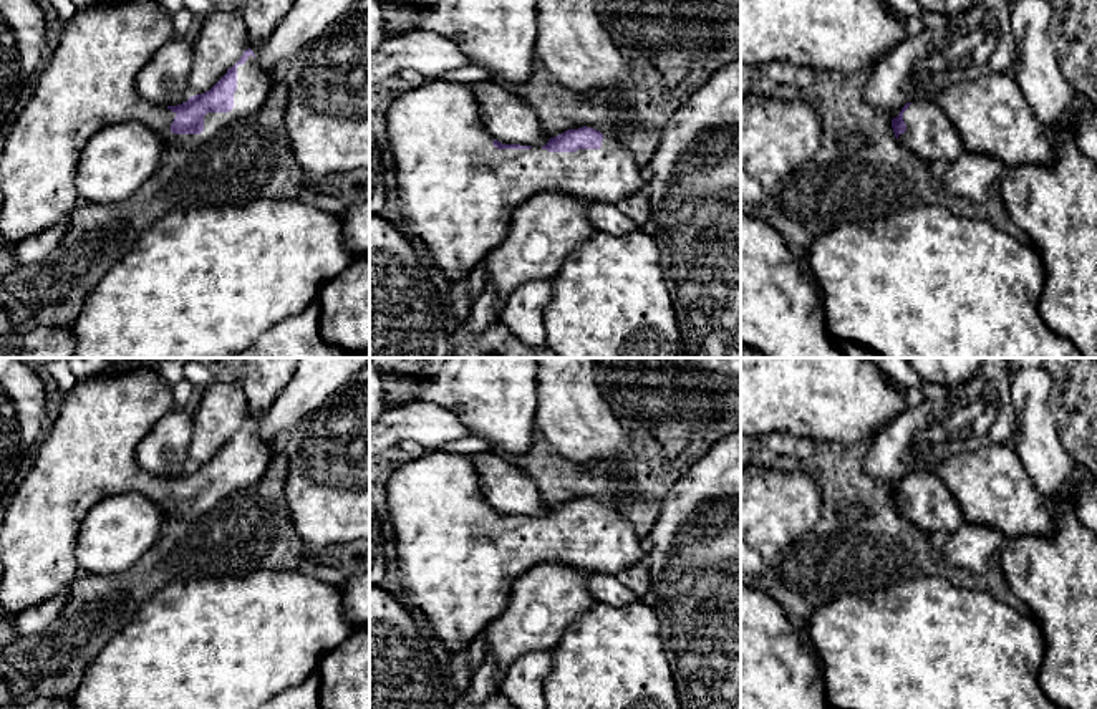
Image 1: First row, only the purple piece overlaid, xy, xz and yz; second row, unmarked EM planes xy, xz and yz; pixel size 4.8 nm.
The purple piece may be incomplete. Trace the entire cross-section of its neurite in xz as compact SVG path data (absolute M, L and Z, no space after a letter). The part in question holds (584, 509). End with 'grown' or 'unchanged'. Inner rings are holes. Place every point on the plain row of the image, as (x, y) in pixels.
M426 452L408 461L386 480L386 514L396 538L401 596L418 606L454 656L507 605L512 583L542 563L563 563L583 572L616 575L645 562L645 540L615 510L593 499L568 500L542 518L502 515L491 507L471 457Z; grown

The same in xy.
M151 364L106 369L94 378L76 381L65 394L48 436L31 452L31 469L12 495L0 528L2 615L15 618L68 591L78 573L78 528L103 499L141 492L156 502L166 517L189 522L204 517L224 497L252 487L265 474L273 447L257 436L250 419L209 462L191 467L182 475L162 479L143 470L136 461L138 446L151 427L174 409L177 406L172 386Z; grown

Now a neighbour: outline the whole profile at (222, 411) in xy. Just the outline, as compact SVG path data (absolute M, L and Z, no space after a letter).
M214 381L204 388L192 416L192 437L187 447L191 465L209 462L249 421L249 403L237 384Z

